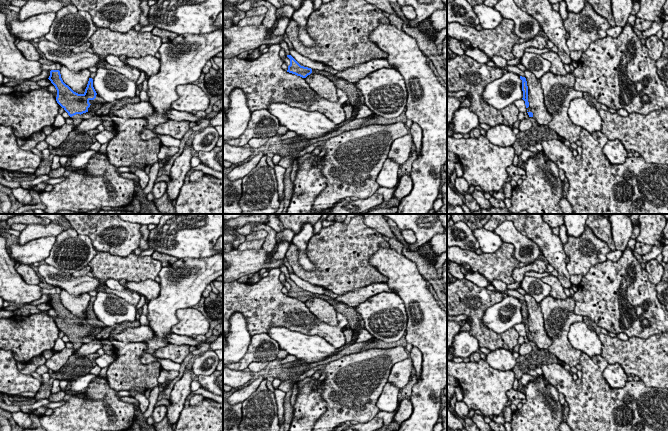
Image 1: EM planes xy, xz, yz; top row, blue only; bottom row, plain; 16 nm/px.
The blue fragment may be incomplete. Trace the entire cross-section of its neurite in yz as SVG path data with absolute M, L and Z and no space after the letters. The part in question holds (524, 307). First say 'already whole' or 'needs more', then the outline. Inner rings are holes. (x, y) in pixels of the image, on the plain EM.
already whole; M520 300L520 303L522 304L522 315L523 315L523 324L525 325L526 332L529 331L529 326L528 326L528 310L527 310L527 305L525 301Z

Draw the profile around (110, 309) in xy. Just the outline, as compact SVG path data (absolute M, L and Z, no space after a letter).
M97 292L93 311L99 321L110 327L127 321L133 322L137 308L117 295Z

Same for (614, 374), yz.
M618 363L609 364L603 372L603 377L612 388L623 388L628 381L628 375Z

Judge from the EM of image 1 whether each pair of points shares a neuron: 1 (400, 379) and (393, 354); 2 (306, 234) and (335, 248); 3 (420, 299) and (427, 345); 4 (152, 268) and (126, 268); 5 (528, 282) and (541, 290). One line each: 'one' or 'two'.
1: two
2: two
3: one
4: one
5: one

